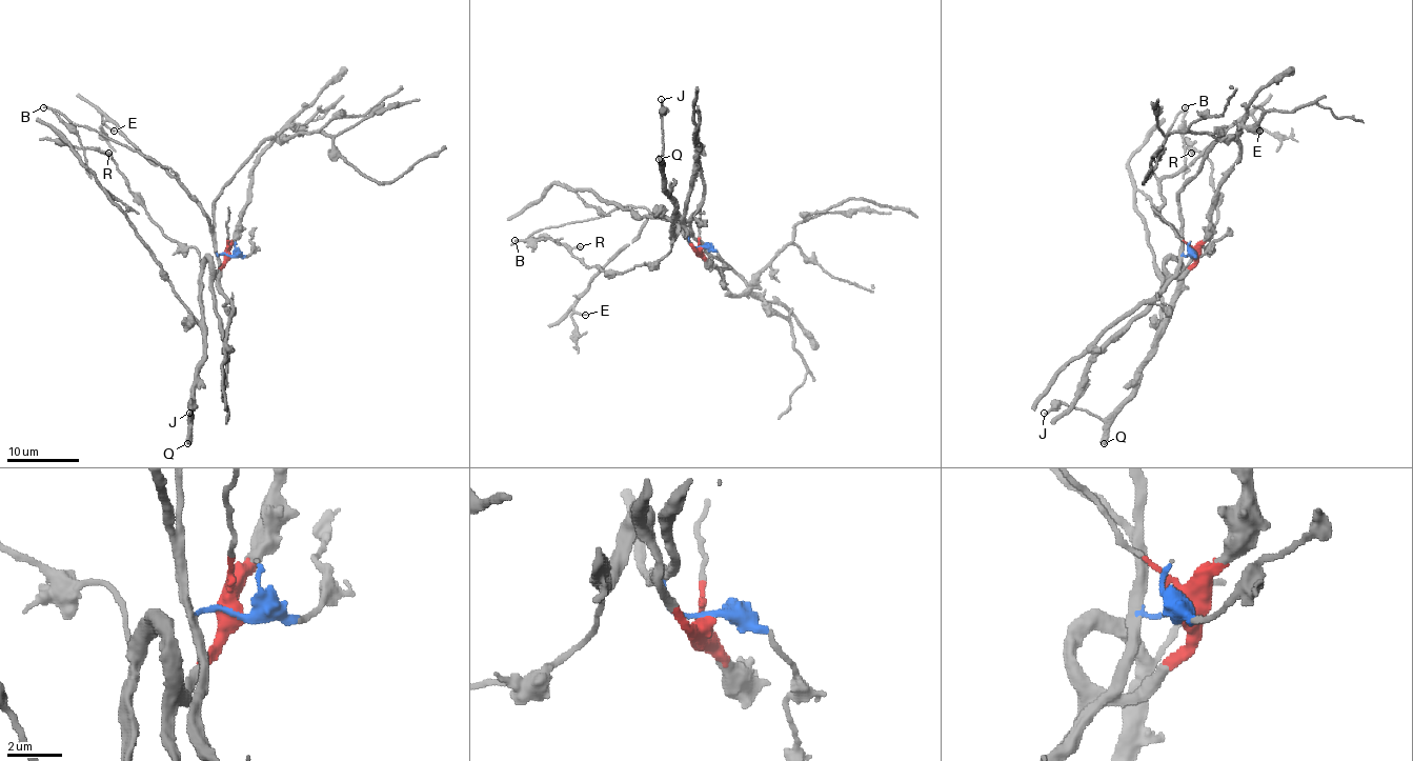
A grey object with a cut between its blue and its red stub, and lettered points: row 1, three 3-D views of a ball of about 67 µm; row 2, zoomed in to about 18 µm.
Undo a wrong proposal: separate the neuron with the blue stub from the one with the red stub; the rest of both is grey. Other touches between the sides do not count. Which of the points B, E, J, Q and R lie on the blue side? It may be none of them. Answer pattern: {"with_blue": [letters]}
{"with_blue": ["B", "E"]}

